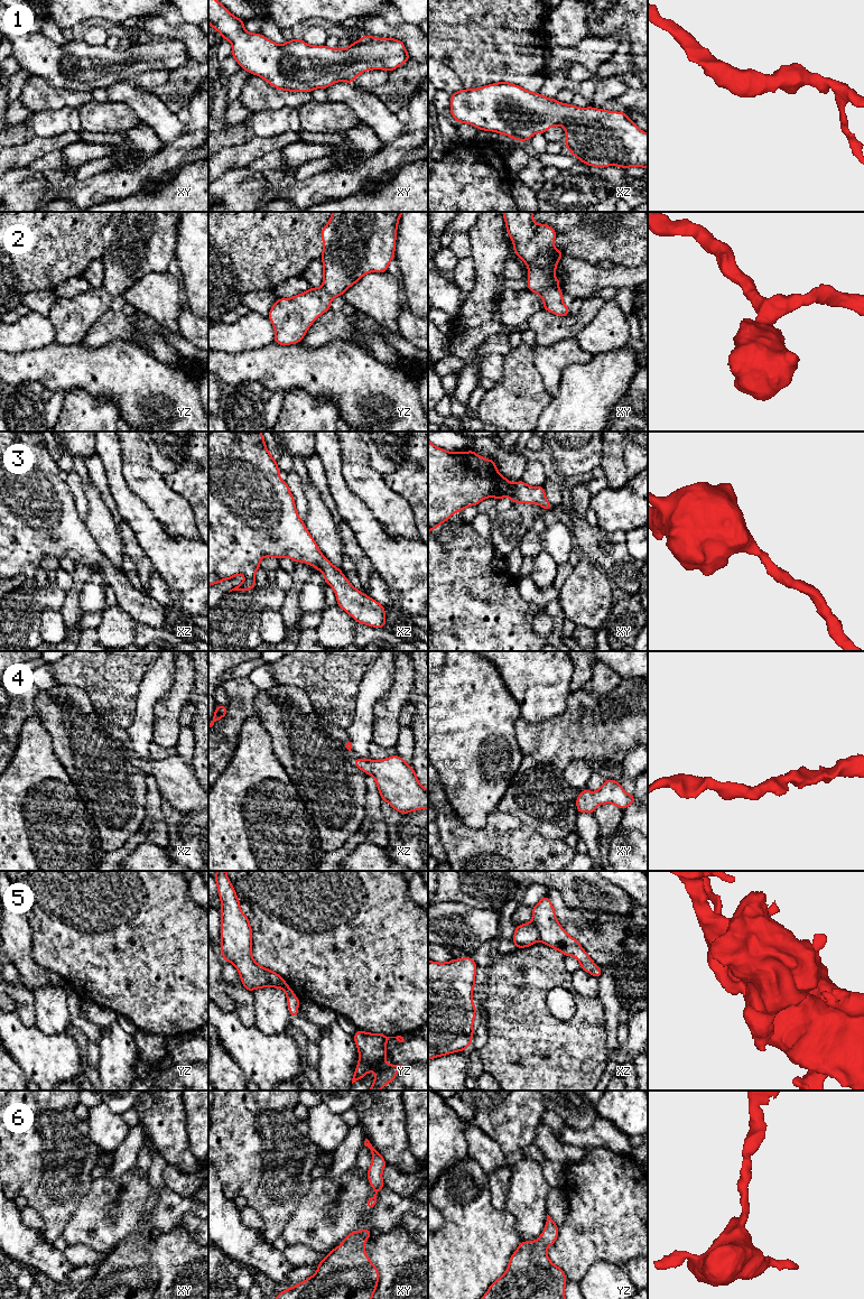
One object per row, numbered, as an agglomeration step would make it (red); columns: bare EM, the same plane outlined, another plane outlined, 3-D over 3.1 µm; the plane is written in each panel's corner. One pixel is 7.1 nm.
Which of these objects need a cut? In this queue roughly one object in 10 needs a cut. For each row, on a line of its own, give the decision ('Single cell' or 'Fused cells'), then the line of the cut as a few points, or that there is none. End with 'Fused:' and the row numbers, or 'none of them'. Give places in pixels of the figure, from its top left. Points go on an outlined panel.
1: Single cell. No split
2: Single cell. No split
3: Single cell. No split
4: Single cell. No split
5: Fused cells. Split along yz (267, 970), (273, 981), (278, 981), (281, 977)
6: Single cell. No split
Fused: 5

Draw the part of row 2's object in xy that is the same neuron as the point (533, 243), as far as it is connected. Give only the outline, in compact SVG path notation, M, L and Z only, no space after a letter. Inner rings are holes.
M502 212L514 253L528 267L527 288L544 300L544 309L558 316L569 316L563 301L564 293L556 279L558 260L564 256L554 247L556 231L548 224L536 224L532 212Z

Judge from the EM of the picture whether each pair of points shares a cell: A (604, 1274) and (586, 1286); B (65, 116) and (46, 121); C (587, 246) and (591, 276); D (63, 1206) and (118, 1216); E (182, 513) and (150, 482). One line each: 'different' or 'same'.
A: same
B: same
C: different
D: different
E: same

